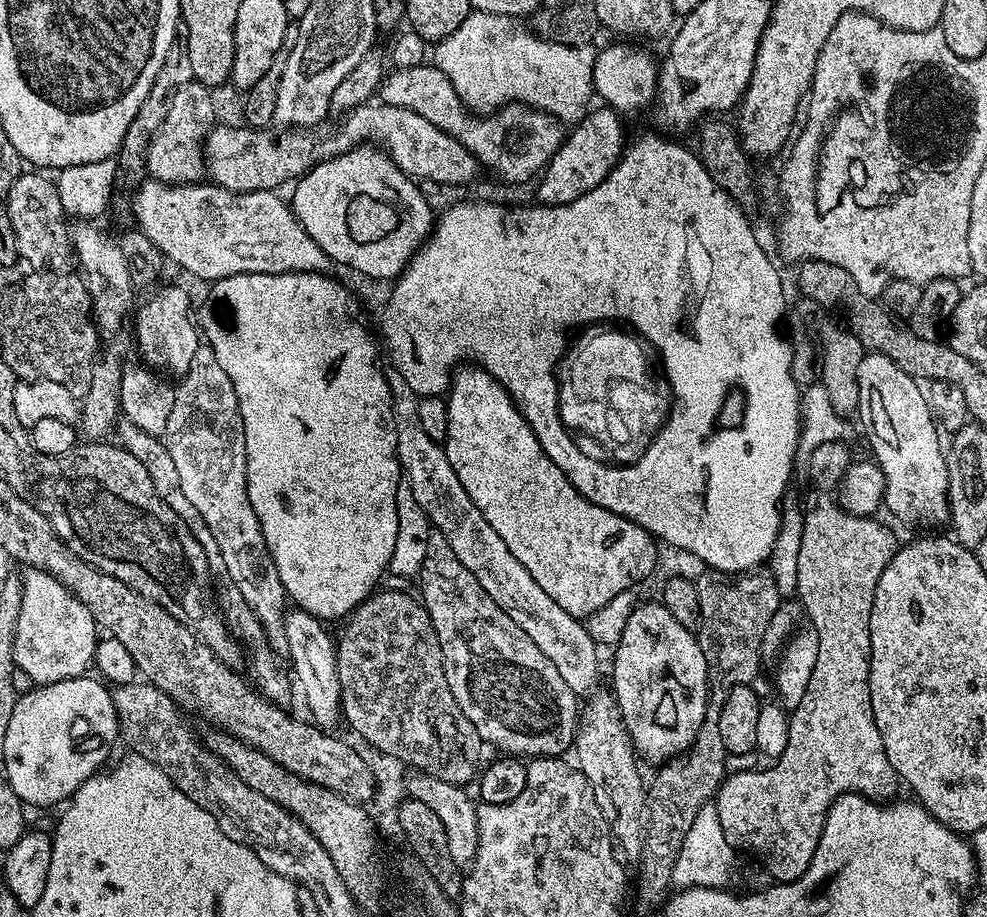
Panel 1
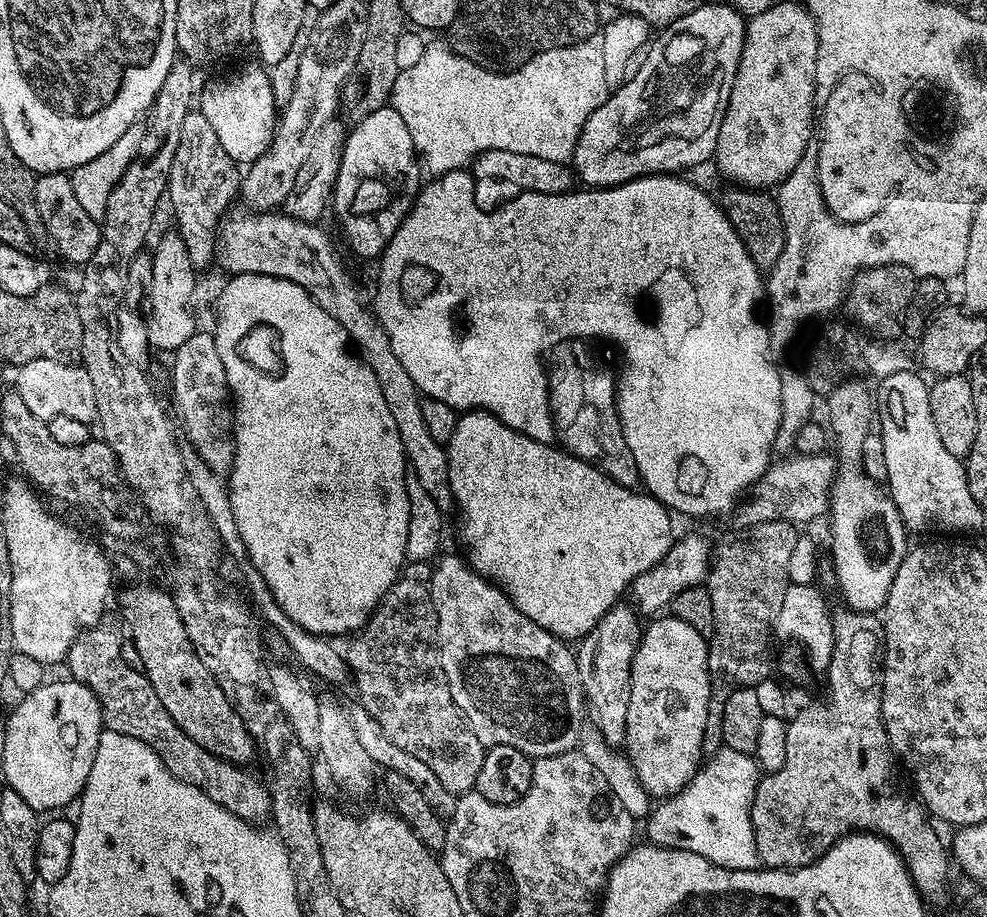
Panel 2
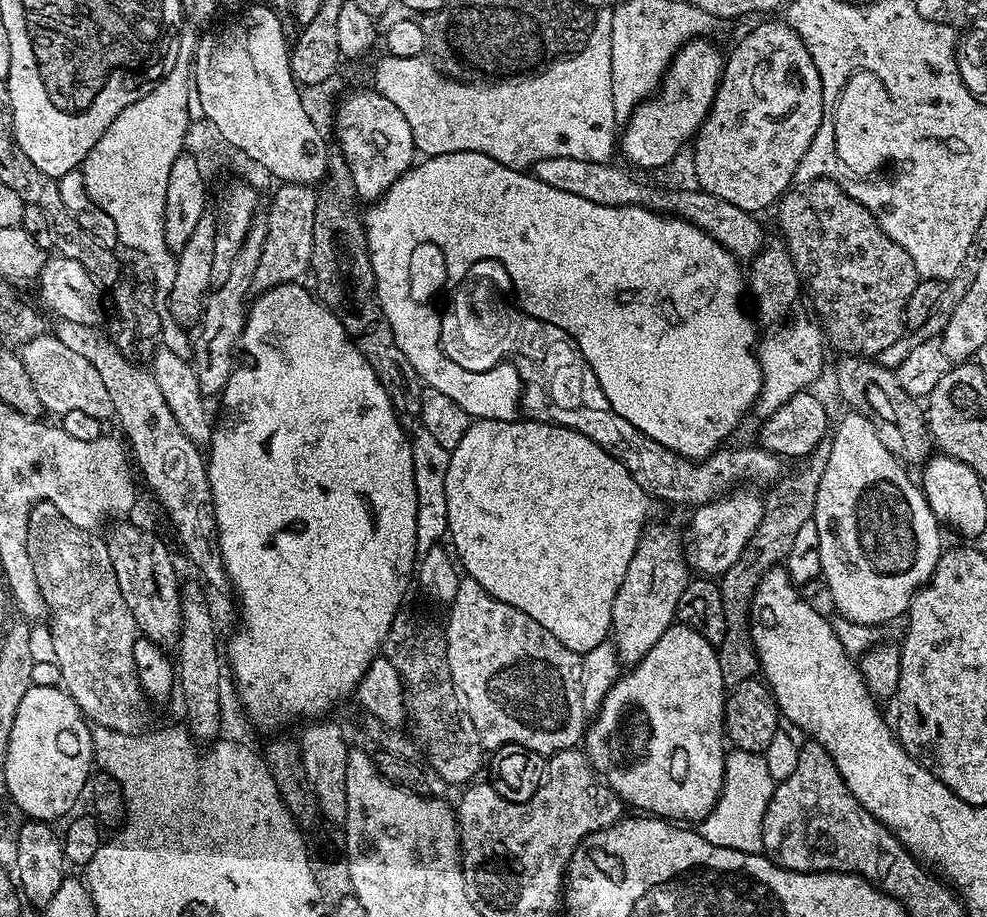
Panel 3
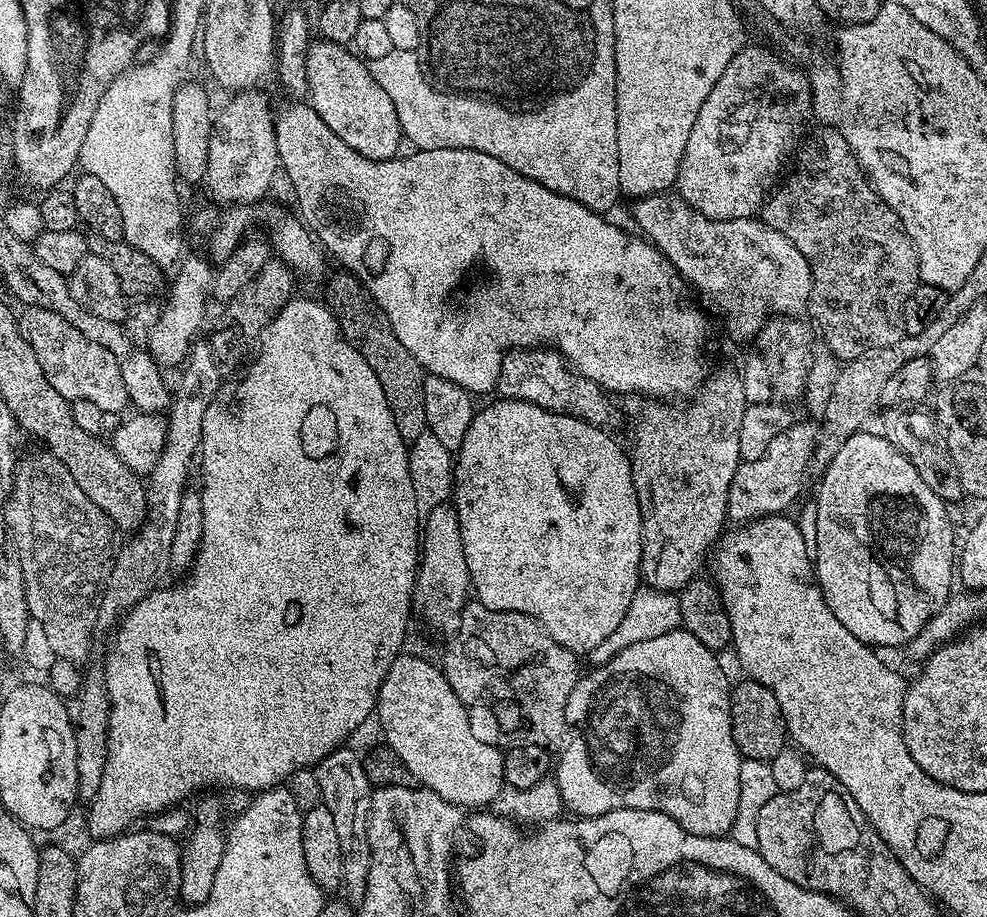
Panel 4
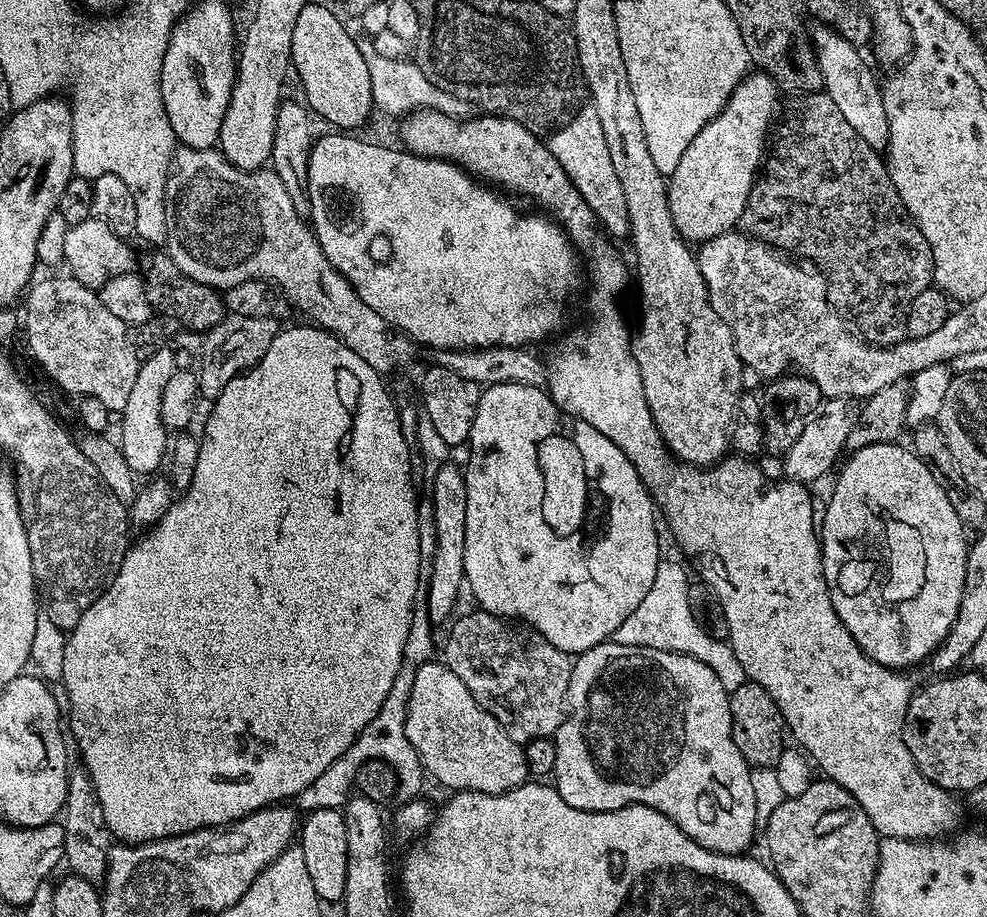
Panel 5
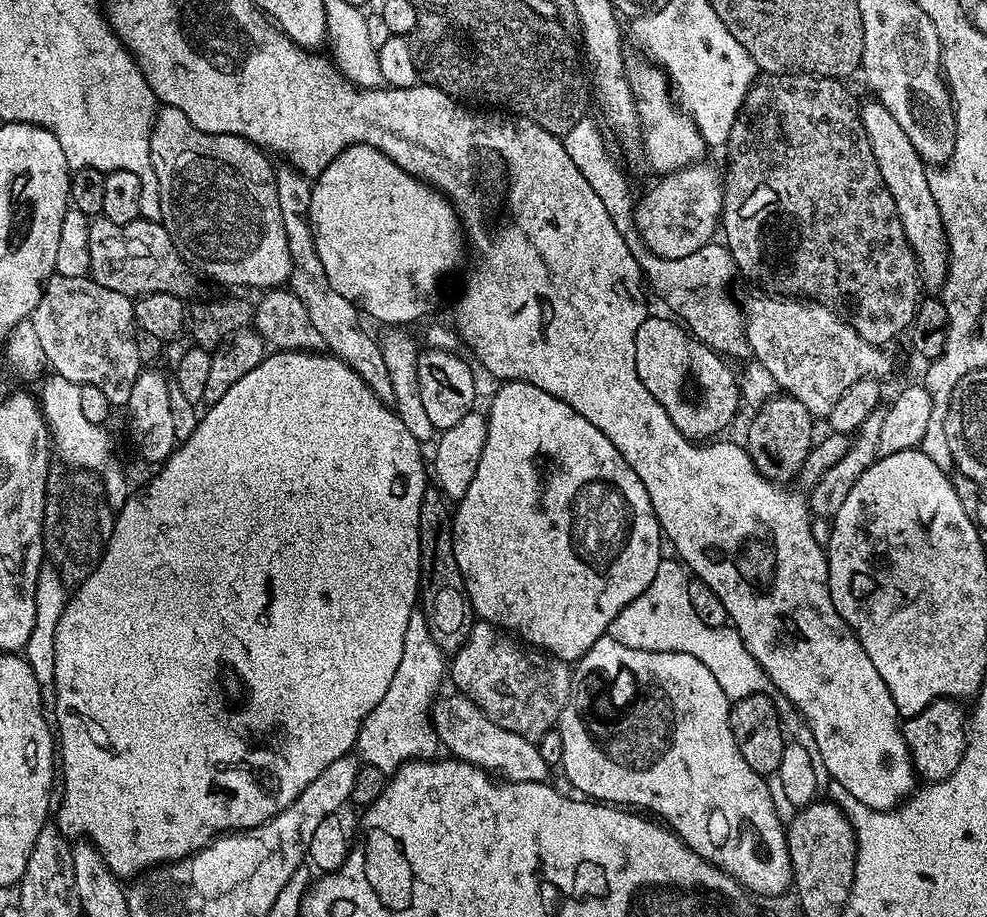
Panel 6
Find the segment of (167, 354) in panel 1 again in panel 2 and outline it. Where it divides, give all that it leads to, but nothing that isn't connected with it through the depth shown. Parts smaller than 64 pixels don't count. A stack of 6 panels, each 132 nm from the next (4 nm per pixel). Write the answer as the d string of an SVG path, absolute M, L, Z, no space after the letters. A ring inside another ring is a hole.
M171 230L160 240L160 245L152 252L154 274L146 293L148 305L142 308L142 315L148 331L148 342L153 349L161 348L167 354L175 353L177 348L193 336L198 330L198 324L192 317L192 308L188 303L196 292L196 277L198 272L190 262L186 242L180 233Z

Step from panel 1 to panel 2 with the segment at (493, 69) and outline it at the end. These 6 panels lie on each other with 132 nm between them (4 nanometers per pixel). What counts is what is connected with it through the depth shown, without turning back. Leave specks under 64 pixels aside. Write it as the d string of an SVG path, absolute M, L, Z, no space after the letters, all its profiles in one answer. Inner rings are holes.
M597 34L581 44L539 52L520 67L506 72L491 72L489 68L478 66L453 52L447 43L429 43L415 66L400 69L390 106L402 114L402 122L406 122L406 130L410 130L419 163L437 177L471 165L486 150L534 154L534 158L550 158L550 162L559 164L571 161L578 138L586 126L586 118L606 102L608 95L610 89L606 82L606 66L602 62L602 38Z

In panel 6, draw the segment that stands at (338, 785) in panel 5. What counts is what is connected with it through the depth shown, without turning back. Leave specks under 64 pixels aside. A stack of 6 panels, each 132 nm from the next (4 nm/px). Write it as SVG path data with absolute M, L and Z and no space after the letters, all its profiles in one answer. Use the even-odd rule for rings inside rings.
M423 609L410 614L406 626L402 660L397 673L378 706L372 708L359 730L356 752L364 764L378 767L385 775L396 772L411 760L430 760L440 750L439 738L431 722L431 709L446 678L446 656L430 635L429 622Z

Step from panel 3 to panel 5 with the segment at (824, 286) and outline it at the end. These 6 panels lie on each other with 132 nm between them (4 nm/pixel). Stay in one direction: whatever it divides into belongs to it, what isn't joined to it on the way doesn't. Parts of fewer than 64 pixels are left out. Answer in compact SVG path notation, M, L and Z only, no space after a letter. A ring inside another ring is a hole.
M821 90L818 92L806 92L795 97L796 101L783 109L778 123L770 136L770 147L767 149L767 159L763 161L762 167L752 184L750 198L746 202L746 210L742 210L739 231L745 236L752 236L755 240L760 240L763 244L768 244L772 248L779 250L784 254L791 254L801 261L809 264L815 264L816 269L824 276L828 283L828 303L844 317L845 321L863 339L870 344L879 344L887 346L889 344L898 344L906 336L906 314L910 310L910 302L922 294L922 290L933 287L934 269L932 266L932 251L922 234L922 230L914 222L914 218L906 210L898 190L888 173L888 165L885 157L877 149L870 147L862 138L858 138L858 133L850 127L850 122L846 122L846 117L842 115L842 110L834 106L834 98L830 98L827 92Z

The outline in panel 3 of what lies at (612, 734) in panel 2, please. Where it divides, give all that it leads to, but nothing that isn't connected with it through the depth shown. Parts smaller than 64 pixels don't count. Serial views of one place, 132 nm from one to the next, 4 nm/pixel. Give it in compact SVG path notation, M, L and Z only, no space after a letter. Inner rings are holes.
M668 524L645 527L640 535L634 558L626 566L626 578L618 586L618 594L612 607L611 639L616 645L616 659L621 665L634 666L666 634L676 620L678 598L686 590L690 579L690 564L686 559L686 544ZM653 527L653 528L652 528ZM685 558L685 561L684 561Z

